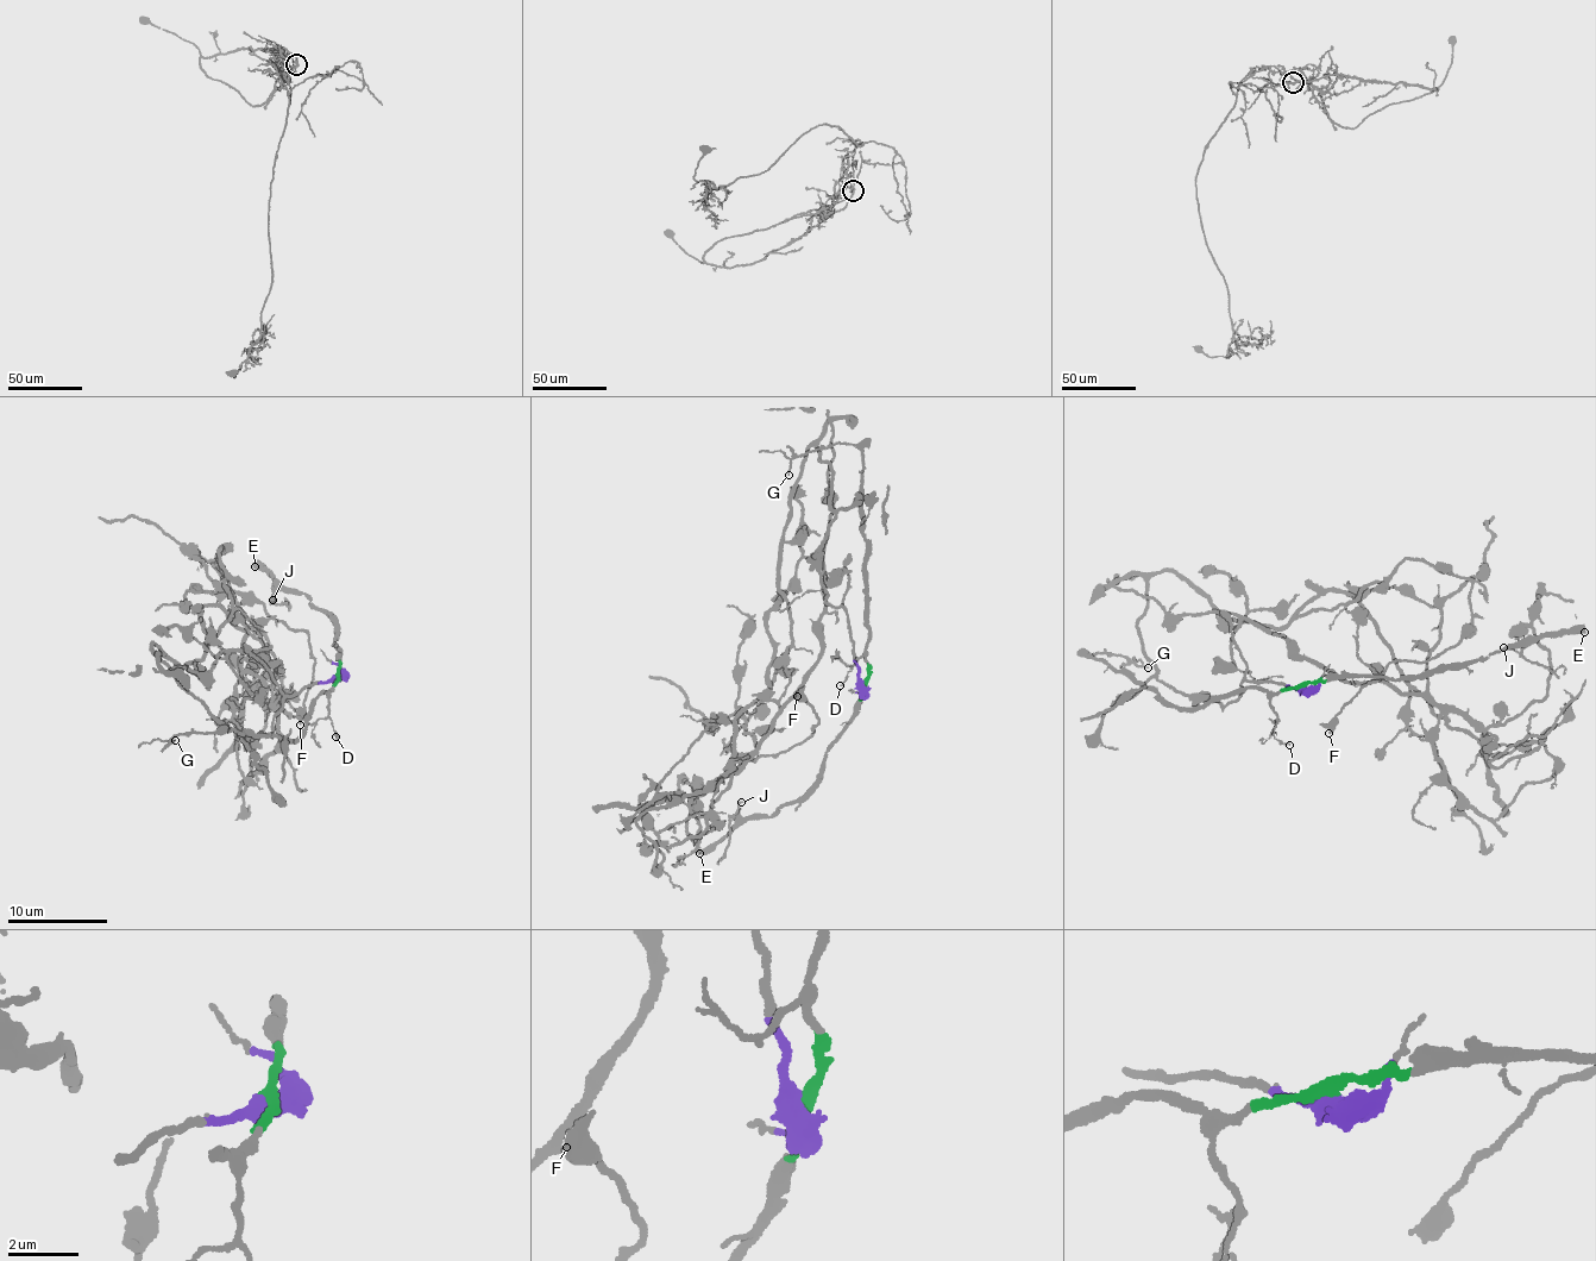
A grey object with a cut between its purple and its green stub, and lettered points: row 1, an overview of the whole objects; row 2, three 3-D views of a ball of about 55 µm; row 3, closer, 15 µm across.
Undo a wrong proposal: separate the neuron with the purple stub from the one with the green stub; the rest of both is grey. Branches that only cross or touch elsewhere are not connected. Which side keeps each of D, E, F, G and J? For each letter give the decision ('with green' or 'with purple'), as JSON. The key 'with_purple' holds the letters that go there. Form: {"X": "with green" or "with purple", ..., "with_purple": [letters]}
{"D": "with green", "E": "with green", "F": "with purple", "G": "with green", "J": "with green", "with_purple": ["F"]}

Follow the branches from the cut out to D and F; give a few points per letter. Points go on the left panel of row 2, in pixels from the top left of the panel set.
D: (335, 676), (330, 713), (337, 738)
F: (335, 676), (242, 741), (193, 696), (151, 645), (180, 666), (233, 618), (218, 550), (307, 633), (300, 725)

